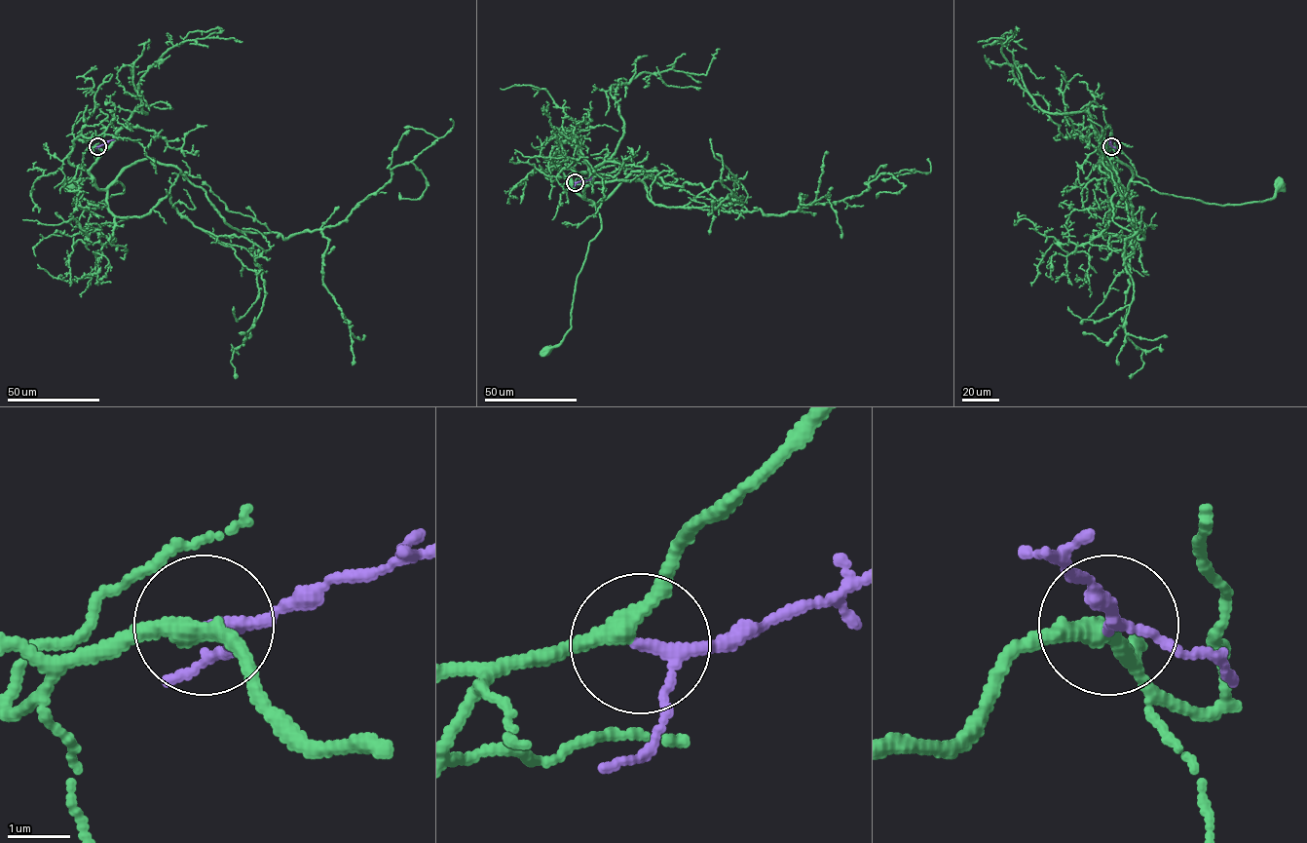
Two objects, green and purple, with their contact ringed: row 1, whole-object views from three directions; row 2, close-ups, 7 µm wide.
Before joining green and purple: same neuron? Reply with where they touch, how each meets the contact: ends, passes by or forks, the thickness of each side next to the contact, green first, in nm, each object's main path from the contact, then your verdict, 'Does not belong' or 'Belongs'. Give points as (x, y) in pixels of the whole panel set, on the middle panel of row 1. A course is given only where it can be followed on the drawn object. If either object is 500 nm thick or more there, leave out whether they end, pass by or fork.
Place: (575, 182). At the ring green passes by. At the ring purple passes by. Thickness 280 nm (green) against 160 nm. Course of green: (575, 182), (580, 173), (566, 177), (594, 202), (601, 228), (577, 277), (571, 329), (545, 350). Course of purple: (575, 182), (591, 176). Does not belong

